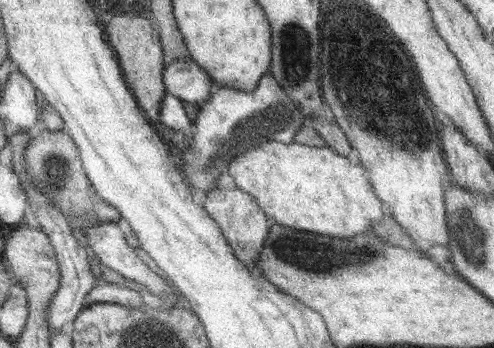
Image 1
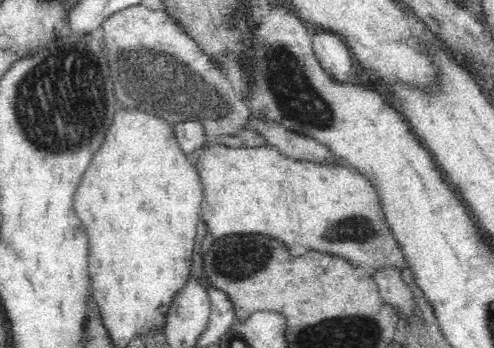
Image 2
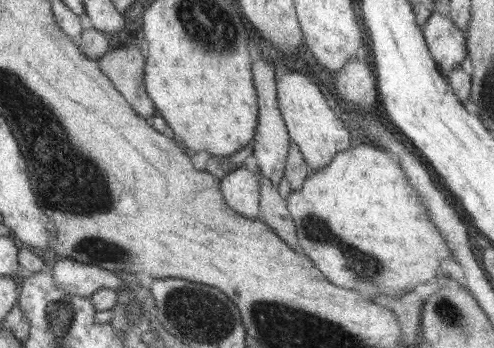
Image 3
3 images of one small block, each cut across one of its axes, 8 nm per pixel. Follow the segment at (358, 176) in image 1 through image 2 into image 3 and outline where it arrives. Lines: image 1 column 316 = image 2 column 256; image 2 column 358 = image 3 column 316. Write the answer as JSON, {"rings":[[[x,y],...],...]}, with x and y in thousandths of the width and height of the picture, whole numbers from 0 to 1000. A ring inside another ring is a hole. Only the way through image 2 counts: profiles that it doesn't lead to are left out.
{"rings":[[[731,414],[682,443],[674,471],[630,500],[617,540],[585,557],[585,598],[605,655],[605,690],[634,759],[682,822],[715,828],[739,856],[771,845],[812,851],[840,816],[860,816],[889,782],[893,747],[913,747],[917,724],[885,649],[864,621],[840,540],[820,511],[804,454],[763,420]]]}

